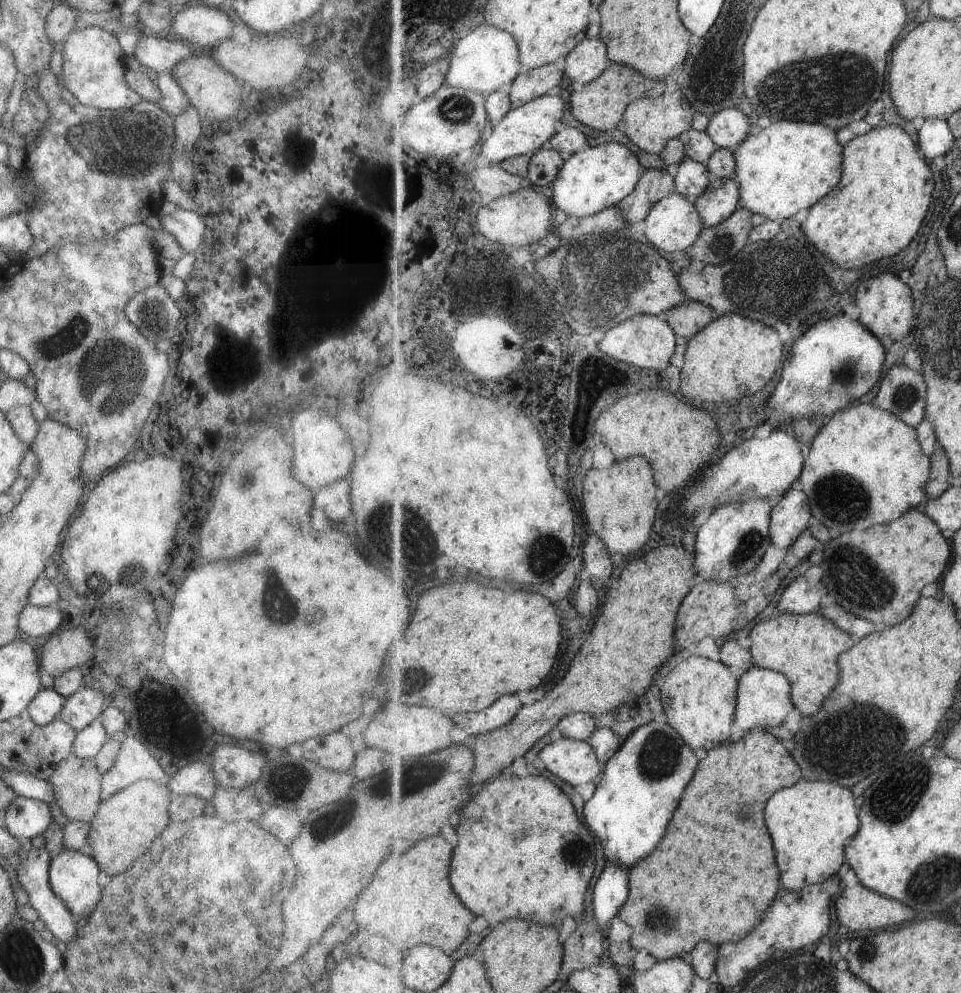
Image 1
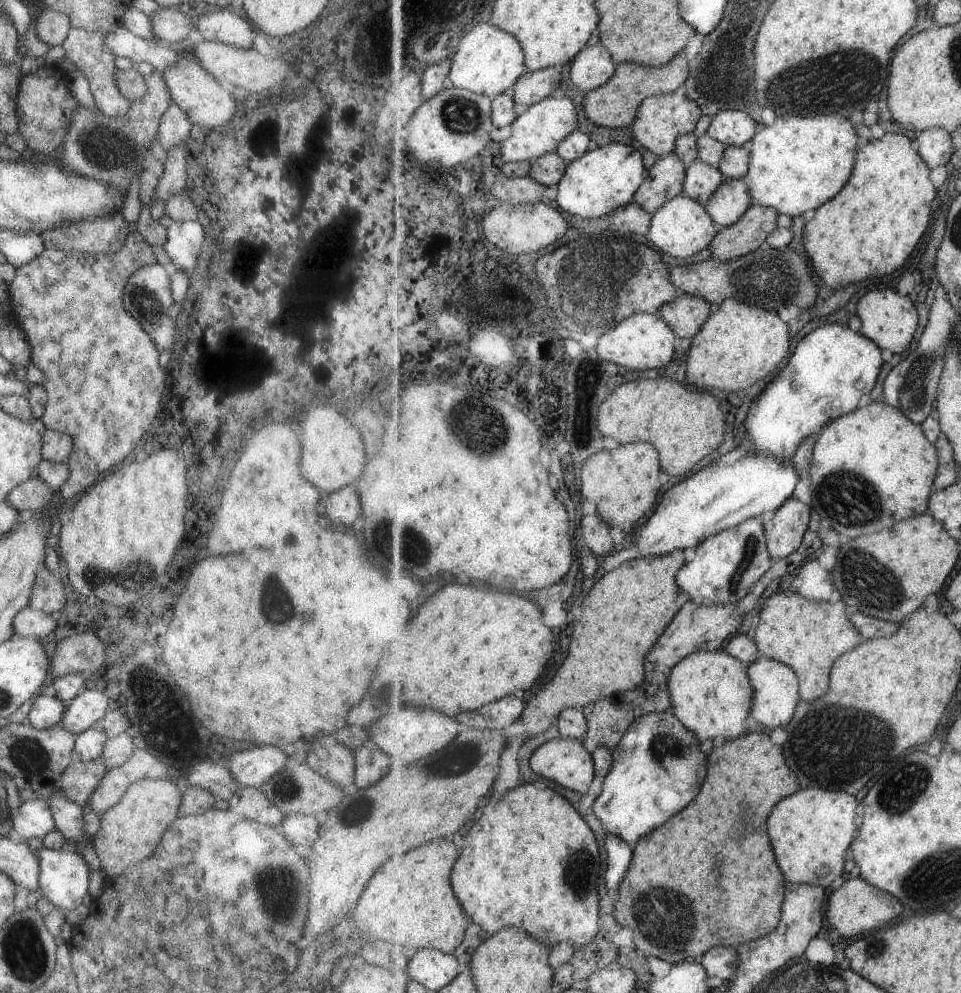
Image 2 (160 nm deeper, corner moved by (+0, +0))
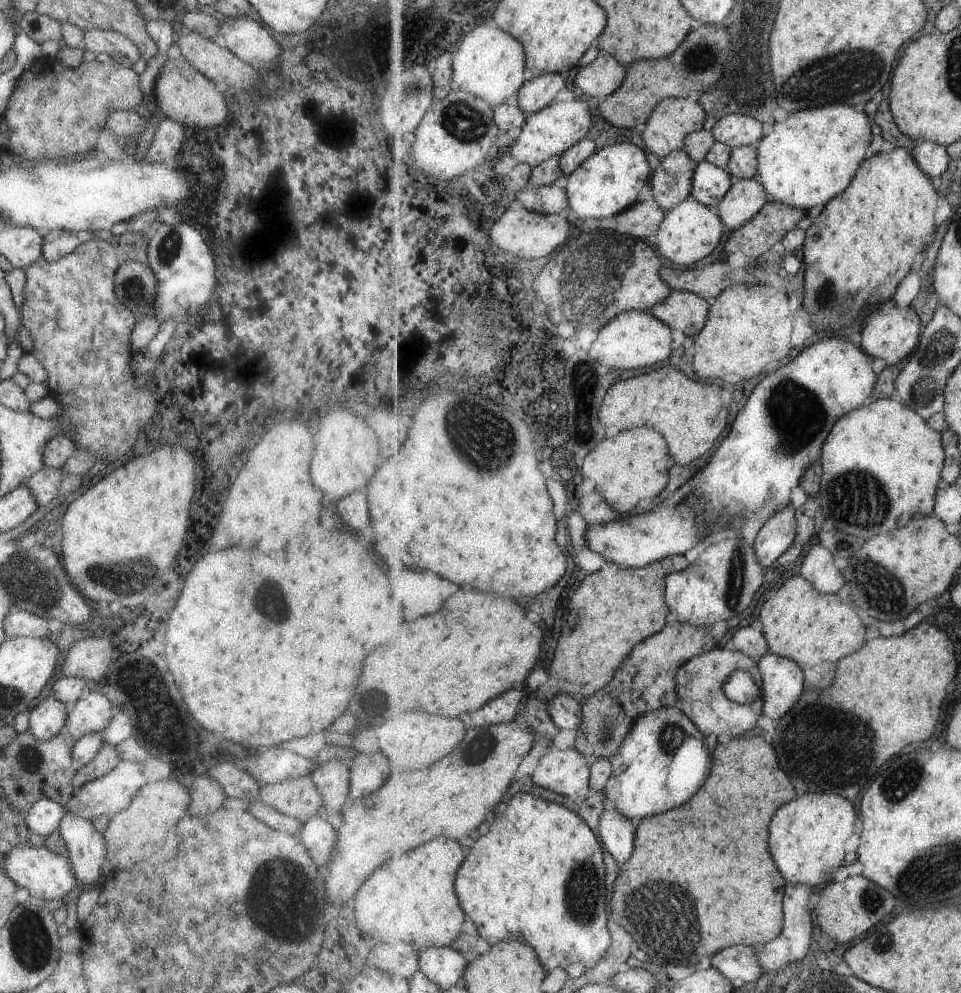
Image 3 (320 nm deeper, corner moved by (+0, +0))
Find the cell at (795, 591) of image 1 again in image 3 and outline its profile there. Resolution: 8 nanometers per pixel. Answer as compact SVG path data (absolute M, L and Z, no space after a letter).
M815 543L804 556L800 573L822 593L839 592L845 586L843 572L835 566L834 554L826 546Z

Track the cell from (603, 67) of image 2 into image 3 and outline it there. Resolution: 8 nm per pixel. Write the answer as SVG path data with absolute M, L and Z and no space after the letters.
M601 51L594 61L576 70L575 86L587 96L609 99L624 86L628 74L628 67L615 58Z

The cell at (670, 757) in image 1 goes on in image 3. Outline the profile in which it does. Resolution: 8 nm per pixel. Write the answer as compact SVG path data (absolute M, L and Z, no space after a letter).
M680 706L660 708L641 715L636 720L620 751L610 758L613 772L604 788L608 804L599 820L598 830L605 850L617 859L620 866L623 866L634 853L636 827L639 820L667 812L677 806L683 806L699 792L699 788L709 778L711 766L713 766L713 752L707 748L705 738L706 736L700 731L700 728L697 728L697 725Z

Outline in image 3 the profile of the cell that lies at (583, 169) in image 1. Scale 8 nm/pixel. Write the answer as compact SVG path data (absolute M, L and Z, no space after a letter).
M616 142L605 147L588 158L568 178L565 190L570 200L569 209L572 209L579 221L584 218L606 219L631 208L640 202L641 192L647 190L651 168L647 154L635 143Z

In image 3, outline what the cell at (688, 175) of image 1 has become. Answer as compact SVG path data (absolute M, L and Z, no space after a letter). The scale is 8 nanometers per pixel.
M701 161L694 172L692 195L718 214L721 201L735 184L735 177L727 170Z

